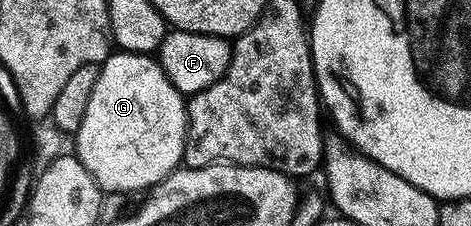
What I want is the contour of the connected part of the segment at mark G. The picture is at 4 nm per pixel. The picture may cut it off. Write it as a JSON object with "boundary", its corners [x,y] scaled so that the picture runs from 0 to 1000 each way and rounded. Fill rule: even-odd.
{"boundary":[[[265,226],[236,230],[208,310],[208,363],[204,385],[195,385],[191,469],[187,491],[178,491],[178,544],[170,575],[174,735],[204,788],[210,836],[227,858],[285,854],[291,836],[310,832],[316,841],[380,743],[386,673],[395,664],[397,549],[389,416],[361,363],[325,248]]]}

